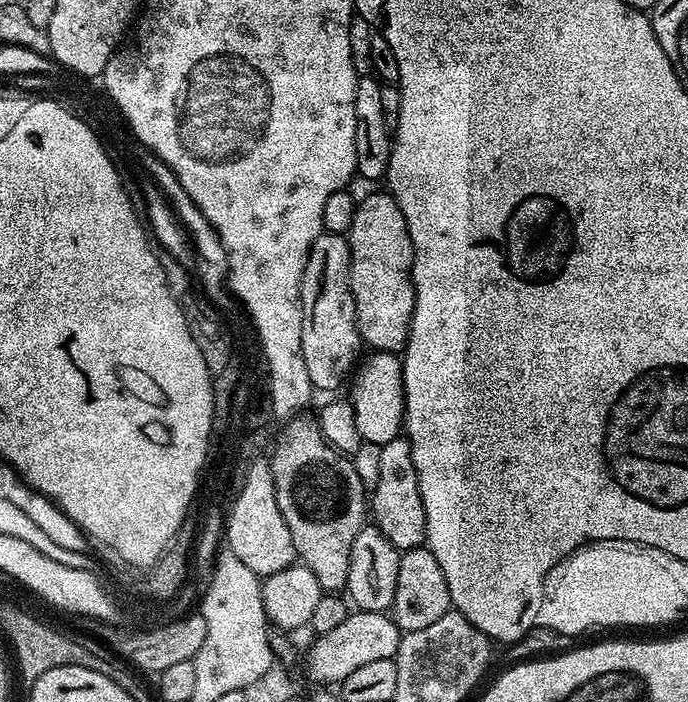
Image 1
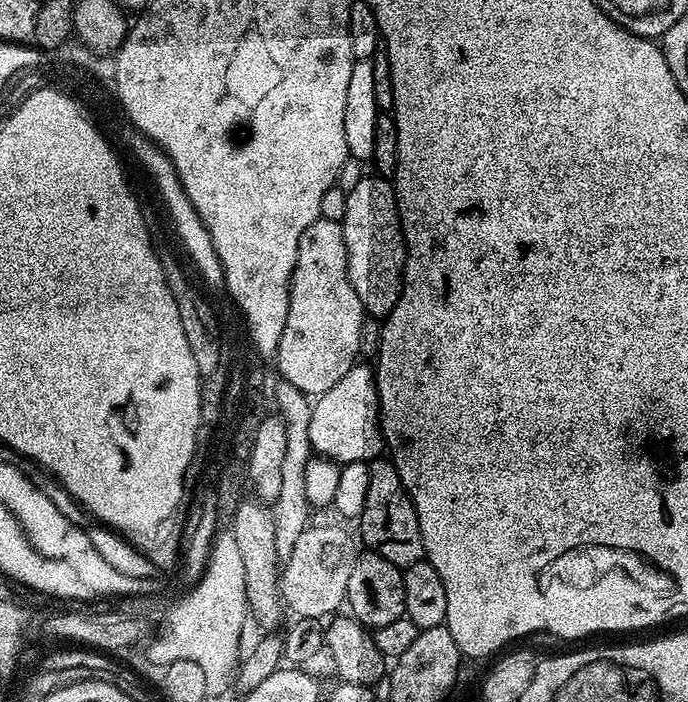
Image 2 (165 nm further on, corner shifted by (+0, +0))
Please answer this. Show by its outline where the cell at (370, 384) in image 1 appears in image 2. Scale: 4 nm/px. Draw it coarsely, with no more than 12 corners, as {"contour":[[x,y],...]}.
{"contour":[[358,362],[311,405],[311,449],[371,463],[386,445],[375,371]]}

